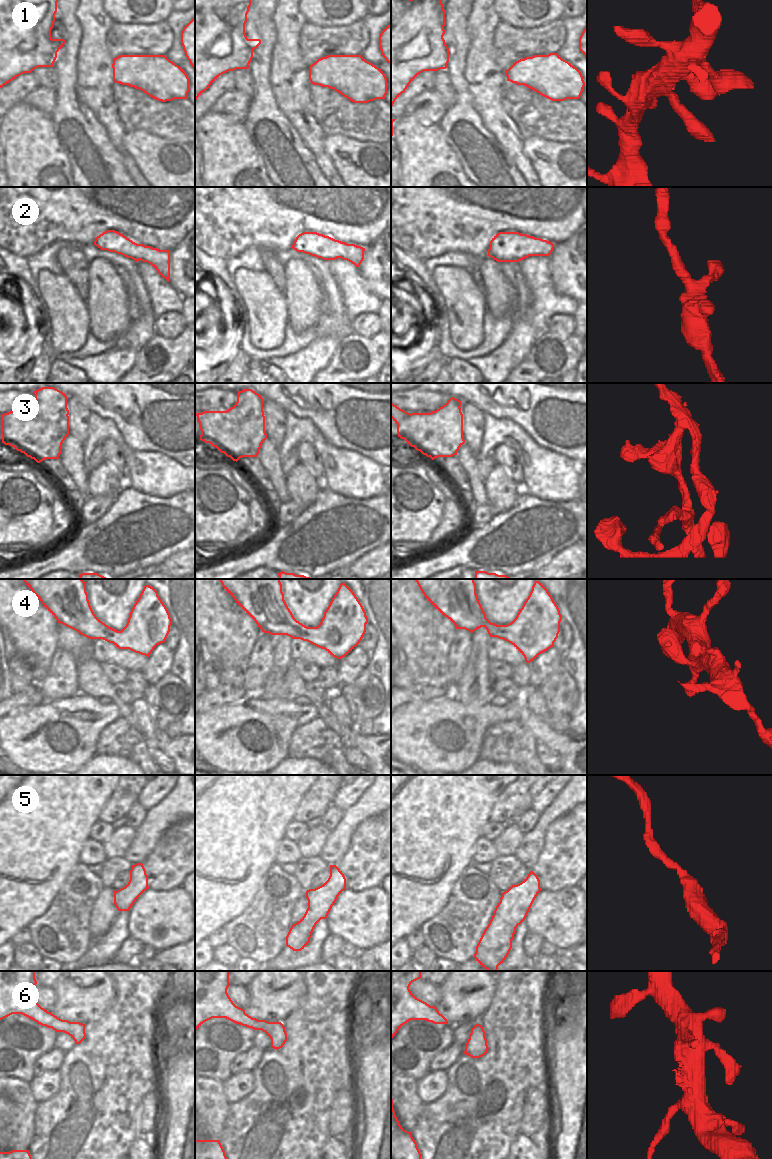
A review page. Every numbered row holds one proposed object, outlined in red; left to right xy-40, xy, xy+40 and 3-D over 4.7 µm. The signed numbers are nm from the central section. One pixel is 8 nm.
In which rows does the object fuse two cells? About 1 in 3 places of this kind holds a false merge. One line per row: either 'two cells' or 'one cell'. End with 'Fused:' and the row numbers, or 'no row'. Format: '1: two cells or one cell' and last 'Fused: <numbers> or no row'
1: one cell
2: one cell
3: two cells
4: one cell
5: one cell
6: one cell
Fused: 3

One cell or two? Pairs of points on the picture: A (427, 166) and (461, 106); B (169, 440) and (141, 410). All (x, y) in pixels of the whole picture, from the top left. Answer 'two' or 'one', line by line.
A: two
B: one

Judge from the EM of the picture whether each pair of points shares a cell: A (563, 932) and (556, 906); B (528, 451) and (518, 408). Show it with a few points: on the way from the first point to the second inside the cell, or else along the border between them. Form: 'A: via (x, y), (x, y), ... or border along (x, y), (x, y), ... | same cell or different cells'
A: via (562, 926), (556, 912) | same cell
B: border along (502, 418), (508, 418), (516, 422), (540, 445) | different cells

